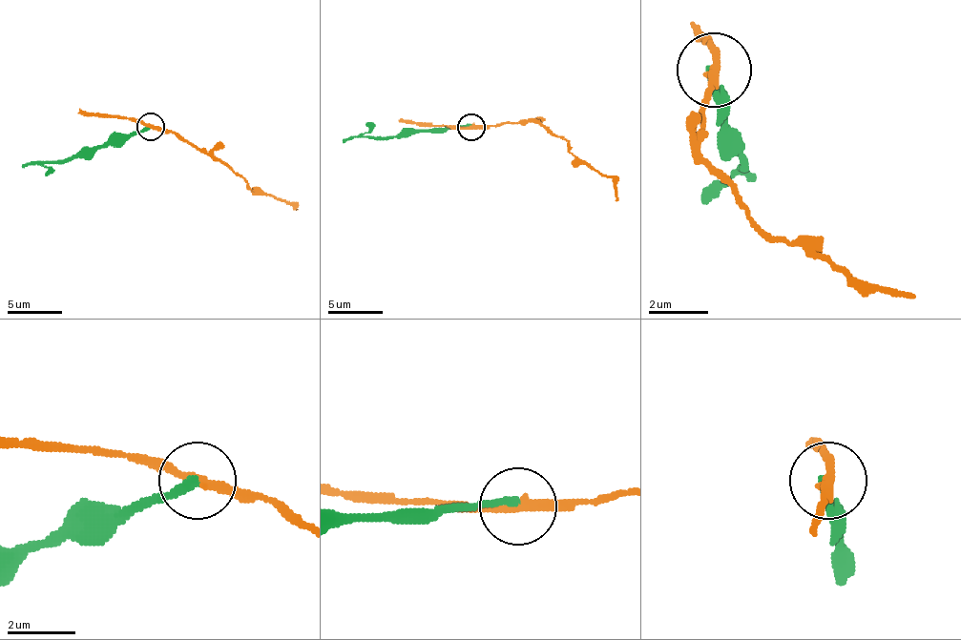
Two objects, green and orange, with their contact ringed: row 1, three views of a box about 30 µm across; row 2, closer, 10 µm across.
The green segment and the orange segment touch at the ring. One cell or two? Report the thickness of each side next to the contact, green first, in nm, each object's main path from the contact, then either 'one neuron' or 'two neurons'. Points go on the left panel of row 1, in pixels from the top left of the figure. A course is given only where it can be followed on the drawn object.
calibres 240 and 240 nm; course green (148, 126), (83, 147), (70, 158), (23, 166); course orange (151, 126), (176, 131), (240, 175), (249, 188), (293, 204), (298, 210); two neurons

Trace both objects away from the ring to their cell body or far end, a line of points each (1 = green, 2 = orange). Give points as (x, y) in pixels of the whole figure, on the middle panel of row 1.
1: (469, 128), (404, 131), (390, 138), (349, 135), (344, 141)
2: (471, 128), (540, 122), (561, 135), (570, 150), (614, 179), (618, 201)

